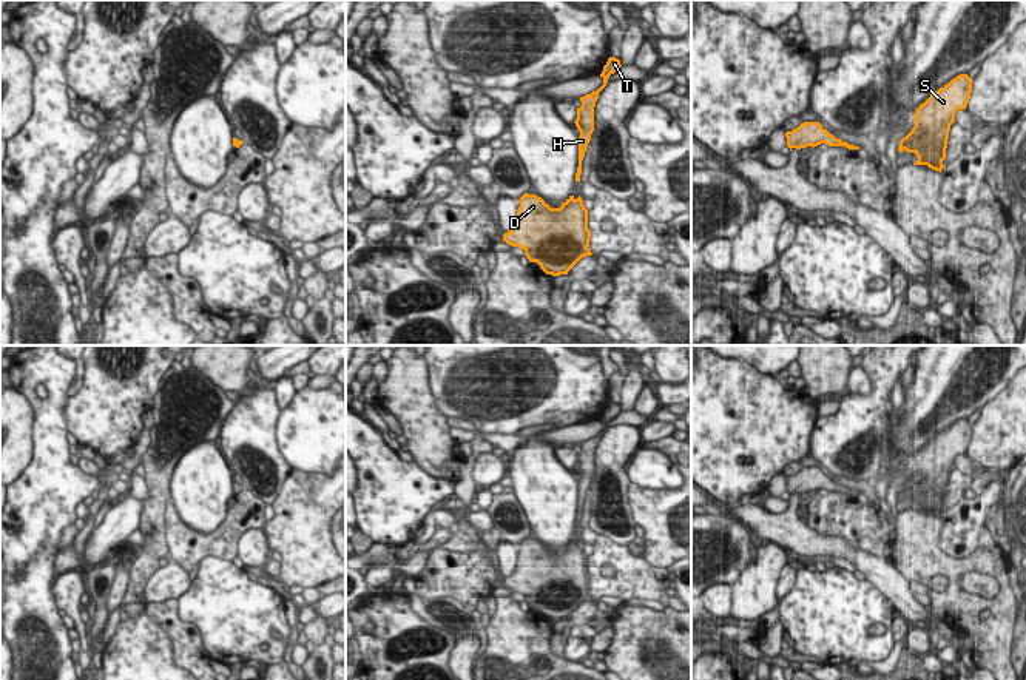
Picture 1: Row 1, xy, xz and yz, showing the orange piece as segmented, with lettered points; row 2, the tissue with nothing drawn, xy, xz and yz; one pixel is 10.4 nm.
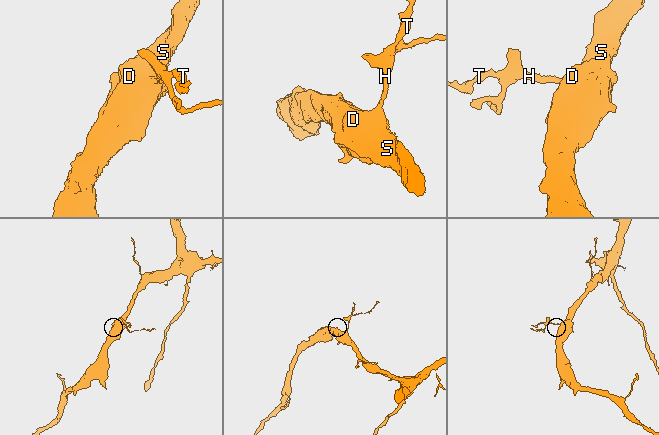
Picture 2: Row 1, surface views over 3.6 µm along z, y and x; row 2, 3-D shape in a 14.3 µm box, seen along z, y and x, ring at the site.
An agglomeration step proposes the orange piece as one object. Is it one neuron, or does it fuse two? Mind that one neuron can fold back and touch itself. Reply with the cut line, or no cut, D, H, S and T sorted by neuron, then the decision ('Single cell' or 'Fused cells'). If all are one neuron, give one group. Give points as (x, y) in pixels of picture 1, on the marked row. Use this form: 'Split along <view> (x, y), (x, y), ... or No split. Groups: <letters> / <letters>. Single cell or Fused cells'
No split. Groups: D H S T. Single cell

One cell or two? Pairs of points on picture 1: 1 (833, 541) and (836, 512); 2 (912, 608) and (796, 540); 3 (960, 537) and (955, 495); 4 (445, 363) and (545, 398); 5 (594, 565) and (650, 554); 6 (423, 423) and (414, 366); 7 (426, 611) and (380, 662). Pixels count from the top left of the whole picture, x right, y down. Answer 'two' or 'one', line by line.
1: two
2: one
3: two
4: one
5: two
6: one
7: two

